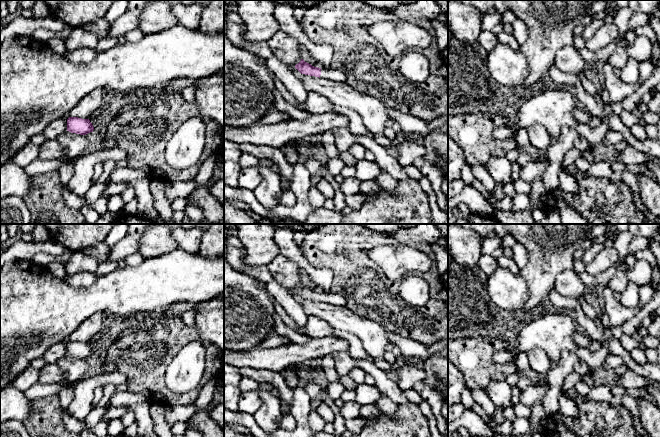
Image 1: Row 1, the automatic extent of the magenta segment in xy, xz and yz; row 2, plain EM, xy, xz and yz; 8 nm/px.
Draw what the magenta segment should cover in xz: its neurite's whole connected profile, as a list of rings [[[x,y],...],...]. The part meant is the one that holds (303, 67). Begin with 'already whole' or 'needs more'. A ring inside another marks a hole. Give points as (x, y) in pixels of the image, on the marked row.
needs more | [[[303,59],[295,65],[295,68],[305,75],[321,77],[324,79],[329,79],[337,82],[345,82],[346,76],[343,72],[339,70],[332,70],[330,68],[318,68],[314,67],[311,64],[305,62]]]

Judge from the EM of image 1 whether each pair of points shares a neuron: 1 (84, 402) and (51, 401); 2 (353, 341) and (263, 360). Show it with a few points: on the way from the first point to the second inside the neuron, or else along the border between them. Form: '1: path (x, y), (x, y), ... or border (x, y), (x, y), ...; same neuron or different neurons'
1: border (57, 393), (51, 393), (42, 398), (34, 399); different neurons
2: border (339, 337), (342, 337), (347, 342), (347, 351); different neurons

